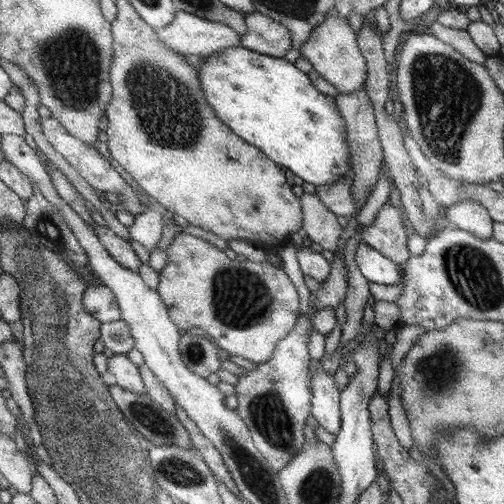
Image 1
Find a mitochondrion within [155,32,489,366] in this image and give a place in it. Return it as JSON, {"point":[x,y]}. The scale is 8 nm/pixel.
{"point":[446,95]}

